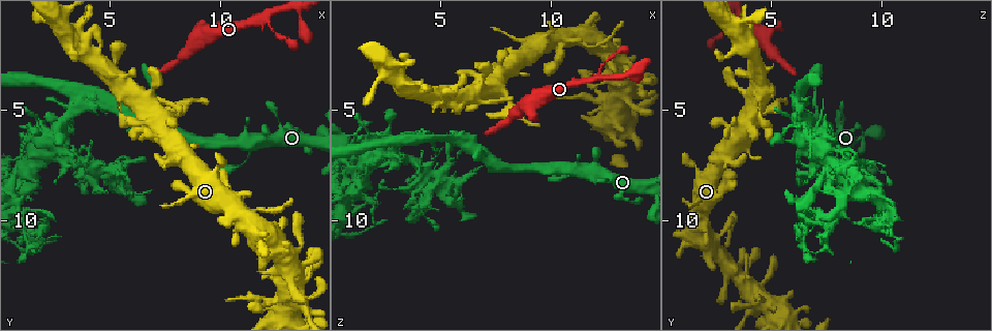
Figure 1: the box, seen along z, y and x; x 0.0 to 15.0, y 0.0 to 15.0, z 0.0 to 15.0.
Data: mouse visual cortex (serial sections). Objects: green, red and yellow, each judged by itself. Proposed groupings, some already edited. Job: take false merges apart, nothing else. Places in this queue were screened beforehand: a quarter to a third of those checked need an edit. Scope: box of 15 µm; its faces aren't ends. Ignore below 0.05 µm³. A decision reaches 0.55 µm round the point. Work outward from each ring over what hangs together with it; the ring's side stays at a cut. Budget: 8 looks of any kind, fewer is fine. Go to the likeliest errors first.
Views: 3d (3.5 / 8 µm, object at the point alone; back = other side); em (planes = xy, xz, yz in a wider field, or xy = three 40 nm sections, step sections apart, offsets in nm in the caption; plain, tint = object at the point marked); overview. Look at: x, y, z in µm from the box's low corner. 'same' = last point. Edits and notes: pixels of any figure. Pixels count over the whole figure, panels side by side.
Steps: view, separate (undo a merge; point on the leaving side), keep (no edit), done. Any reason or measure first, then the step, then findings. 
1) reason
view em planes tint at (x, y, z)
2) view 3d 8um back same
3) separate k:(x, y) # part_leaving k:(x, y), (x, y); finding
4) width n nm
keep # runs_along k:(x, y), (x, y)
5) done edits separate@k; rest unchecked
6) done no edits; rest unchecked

arms part here
view 3d 3.5um at (5.2, 5.0, 6.2)

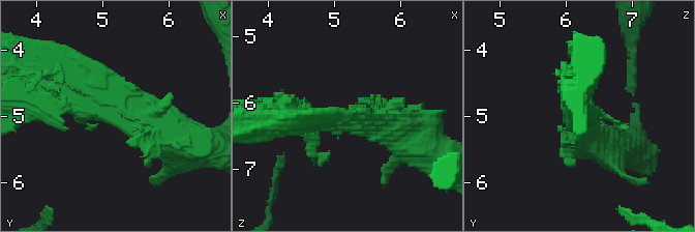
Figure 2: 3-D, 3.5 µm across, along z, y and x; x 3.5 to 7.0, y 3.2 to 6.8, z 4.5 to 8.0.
need the tissue
view em xy step 5 tint at (5.15, 4.95, 6.30)

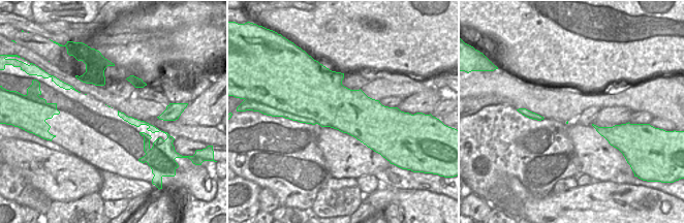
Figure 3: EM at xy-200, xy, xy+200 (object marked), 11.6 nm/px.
keep # runs_along 2:(173, 139), (119, 113), (46, 104); continuous, no second cell

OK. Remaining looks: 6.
abrupt turn
view 3d 3.5um back at (3.3, 4.9, 6.3)

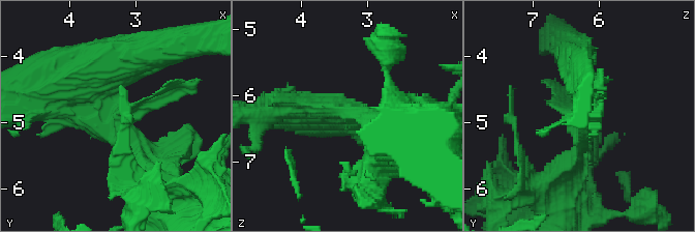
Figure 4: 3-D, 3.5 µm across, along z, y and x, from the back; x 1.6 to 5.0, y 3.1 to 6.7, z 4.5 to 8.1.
view em xy step 1 tint at (3.25, 4.95, 6.30)

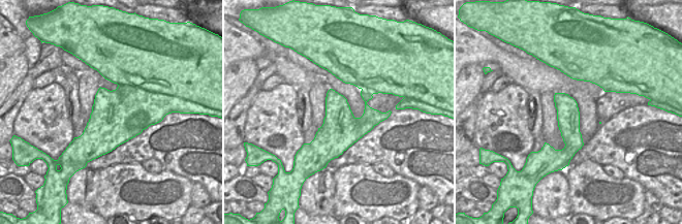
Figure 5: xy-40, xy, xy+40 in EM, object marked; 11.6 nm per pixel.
separate 4:(143, 104) # part_leaving 4:(113, 117), (148, 171), (154, 200); a second cell is stuck on

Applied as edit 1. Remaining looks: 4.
view overview

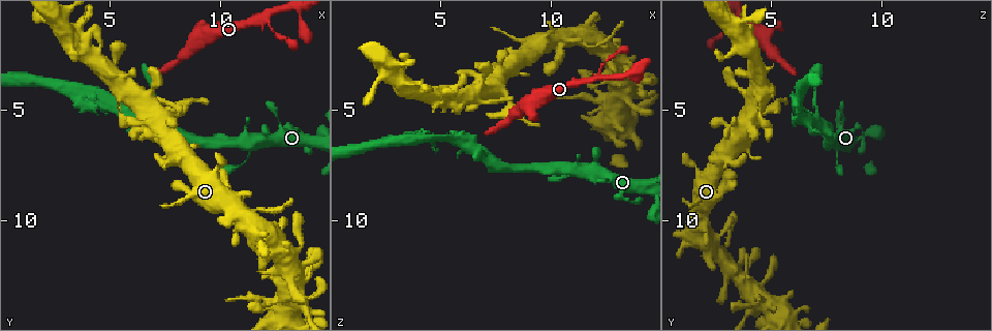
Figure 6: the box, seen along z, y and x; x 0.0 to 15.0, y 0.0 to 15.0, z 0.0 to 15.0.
thin neck
view 3d 3.5um at (13.6, 6.0, 9.1)

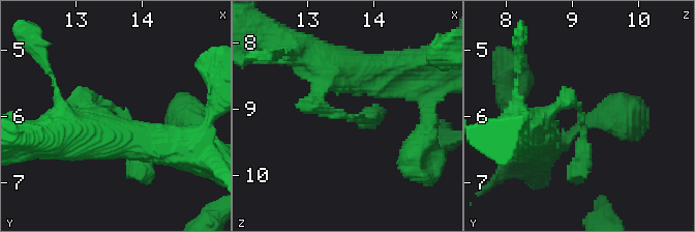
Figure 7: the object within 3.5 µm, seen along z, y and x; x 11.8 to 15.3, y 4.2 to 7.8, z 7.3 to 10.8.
view em xy step 1 tint at (13.60, 5.95, 9.10)

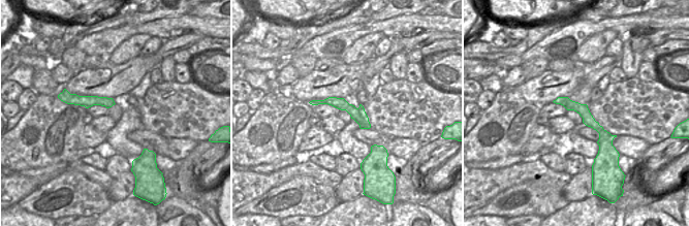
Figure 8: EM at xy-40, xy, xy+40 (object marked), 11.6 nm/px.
keep # runs_along 8:(560, 99), (602, 132), (605, 147); all the same cell

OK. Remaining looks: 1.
done edits separate@4; rest unchecked

